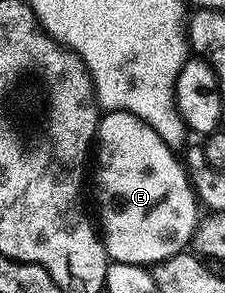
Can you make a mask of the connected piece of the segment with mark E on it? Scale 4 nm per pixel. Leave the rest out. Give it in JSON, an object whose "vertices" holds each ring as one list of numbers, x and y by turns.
{"vertices":[[128,111,103,112,98,118,96,144,92,149,92,169,93,165,94,181,99,189,97,220,102,244,111,262,153,267,191,244,200,220,200,202,179,154,167,147,164,139,160,139,144,119,136,119,136,115]]}

